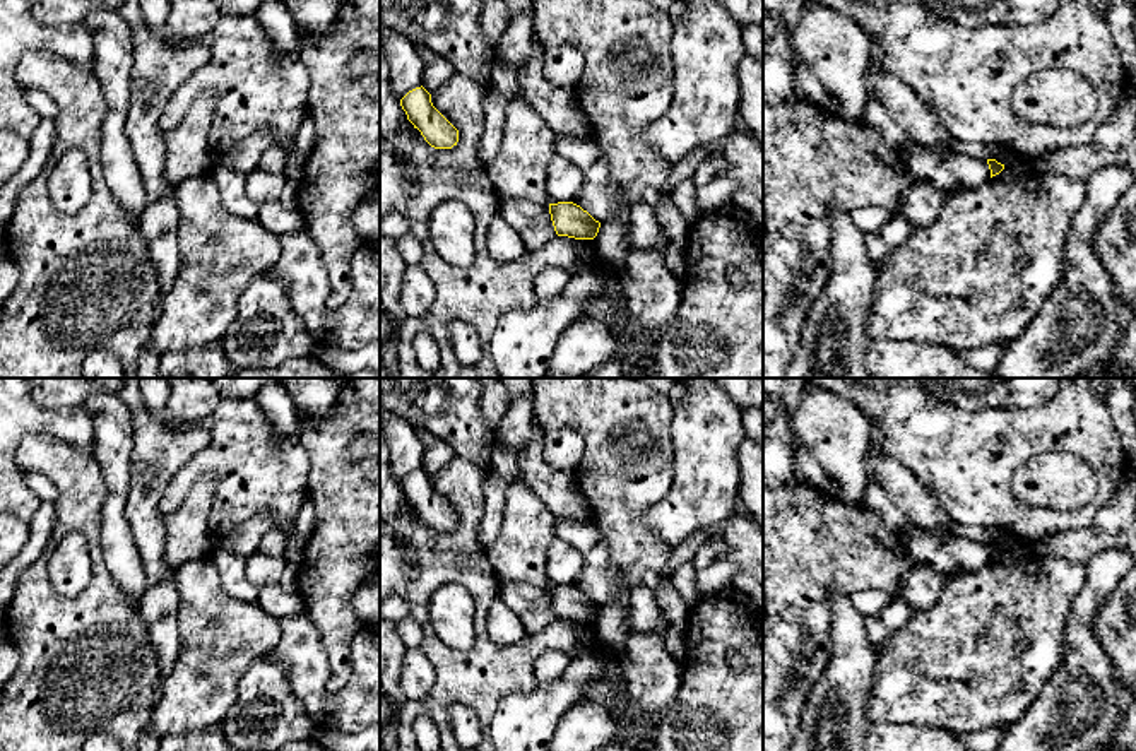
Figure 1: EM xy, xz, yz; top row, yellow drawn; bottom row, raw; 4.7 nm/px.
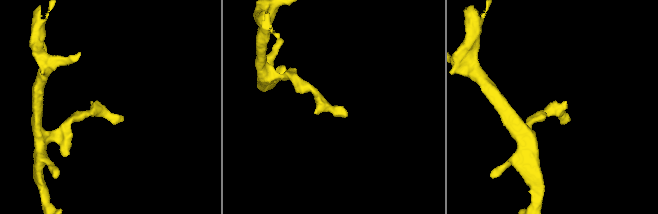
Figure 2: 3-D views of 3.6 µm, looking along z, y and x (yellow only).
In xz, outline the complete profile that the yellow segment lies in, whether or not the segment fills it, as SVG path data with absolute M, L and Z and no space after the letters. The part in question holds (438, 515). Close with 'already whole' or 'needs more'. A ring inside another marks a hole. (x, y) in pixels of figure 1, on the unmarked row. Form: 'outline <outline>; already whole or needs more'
outline M421 469L409 474L400 489L407 503L435 532L452 532L459 525L459 513L433 489L431 477Z; already whole

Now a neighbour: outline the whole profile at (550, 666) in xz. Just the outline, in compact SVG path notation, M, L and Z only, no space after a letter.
M547 650L534 664L537 684L549 686L556 683L570 664L570 657L559 650Z

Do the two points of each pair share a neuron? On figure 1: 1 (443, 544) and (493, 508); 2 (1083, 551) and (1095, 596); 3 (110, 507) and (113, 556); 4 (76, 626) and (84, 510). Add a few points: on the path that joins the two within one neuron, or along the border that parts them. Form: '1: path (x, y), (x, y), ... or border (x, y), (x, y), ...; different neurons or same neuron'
1: border (486, 476), (478, 529), (485, 548); different neurons
2: border (1118, 548), (1099, 551), (1085, 563); different neurons
3: path (113, 519), (113, 544); same neuron
4: path (98, 597), (98, 565), (93, 539); same neuron

